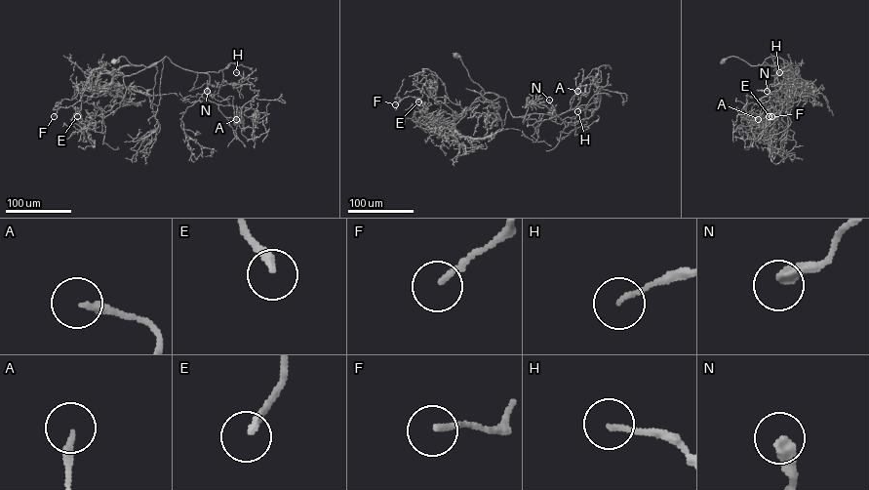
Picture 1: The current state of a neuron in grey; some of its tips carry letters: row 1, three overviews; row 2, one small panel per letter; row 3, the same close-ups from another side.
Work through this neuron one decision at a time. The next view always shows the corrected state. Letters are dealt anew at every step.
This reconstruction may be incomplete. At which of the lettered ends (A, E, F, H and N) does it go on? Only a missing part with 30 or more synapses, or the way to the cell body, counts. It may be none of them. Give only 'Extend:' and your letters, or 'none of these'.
Extend: none of these

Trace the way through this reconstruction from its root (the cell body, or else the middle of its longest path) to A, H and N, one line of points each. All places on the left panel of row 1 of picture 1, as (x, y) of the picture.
A: (113, 61), (124, 56), (150, 67), (166, 56), (207, 73), (202, 97), (236, 119)
H: (113, 61), (150, 67), (166, 56), (193, 71), (234, 62), (252, 71), (245, 78), (236, 72)
N: (113, 61), (124, 56), (132, 64), (150, 67), (166, 56), (182, 68), (207, 73), (207, 91)

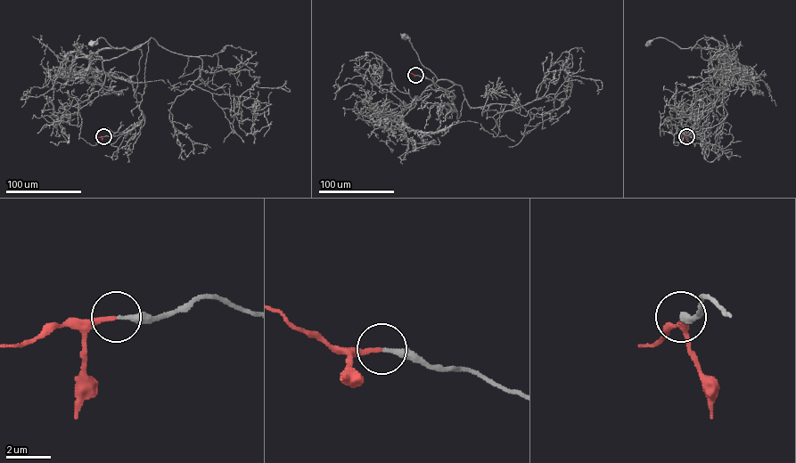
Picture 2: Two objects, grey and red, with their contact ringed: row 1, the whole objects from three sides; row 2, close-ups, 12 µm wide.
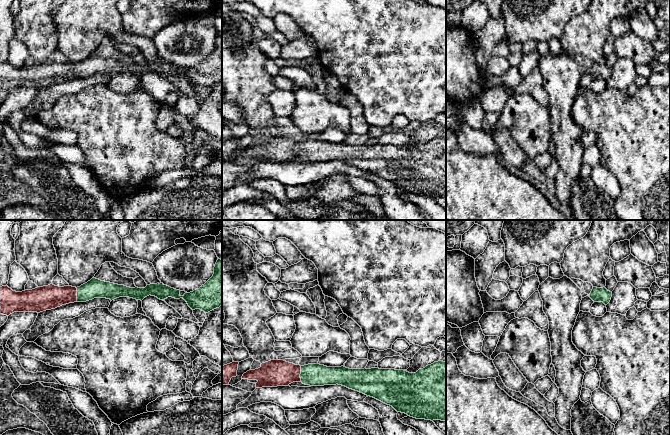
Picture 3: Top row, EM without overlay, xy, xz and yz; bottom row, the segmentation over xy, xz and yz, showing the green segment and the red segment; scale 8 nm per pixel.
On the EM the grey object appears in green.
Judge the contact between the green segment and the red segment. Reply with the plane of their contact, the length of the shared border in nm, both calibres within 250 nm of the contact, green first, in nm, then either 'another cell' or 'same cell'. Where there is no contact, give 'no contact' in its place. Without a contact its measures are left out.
xz | 120 nm | 180/220 nm | same cell

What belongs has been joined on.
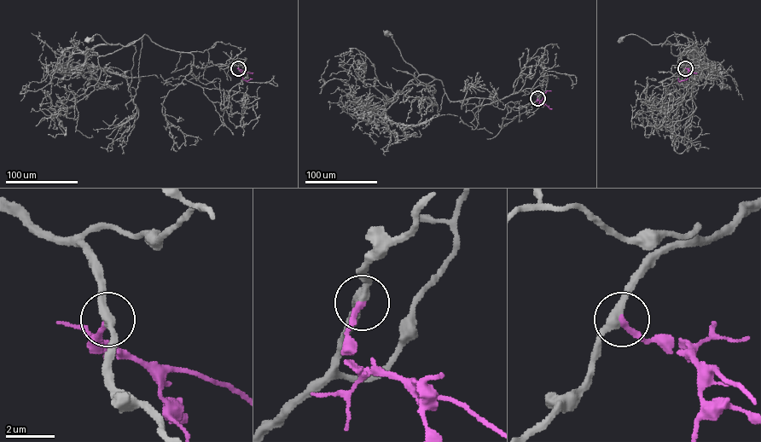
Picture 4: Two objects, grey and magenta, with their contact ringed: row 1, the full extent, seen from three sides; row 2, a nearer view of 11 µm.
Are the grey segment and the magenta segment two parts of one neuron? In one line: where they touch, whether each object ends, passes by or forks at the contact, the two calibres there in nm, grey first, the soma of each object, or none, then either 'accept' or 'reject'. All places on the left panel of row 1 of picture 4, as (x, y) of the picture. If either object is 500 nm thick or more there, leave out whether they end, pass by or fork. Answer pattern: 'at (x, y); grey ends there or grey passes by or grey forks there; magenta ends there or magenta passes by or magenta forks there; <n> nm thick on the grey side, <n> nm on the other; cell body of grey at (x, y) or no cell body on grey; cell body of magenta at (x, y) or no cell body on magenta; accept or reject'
at (238, 68); grey passes by; magenta ends there; 360 nm thick on the grey side, 280 nm on the other; cell body of grey at (87, 39); no cell body on magenta; accept

